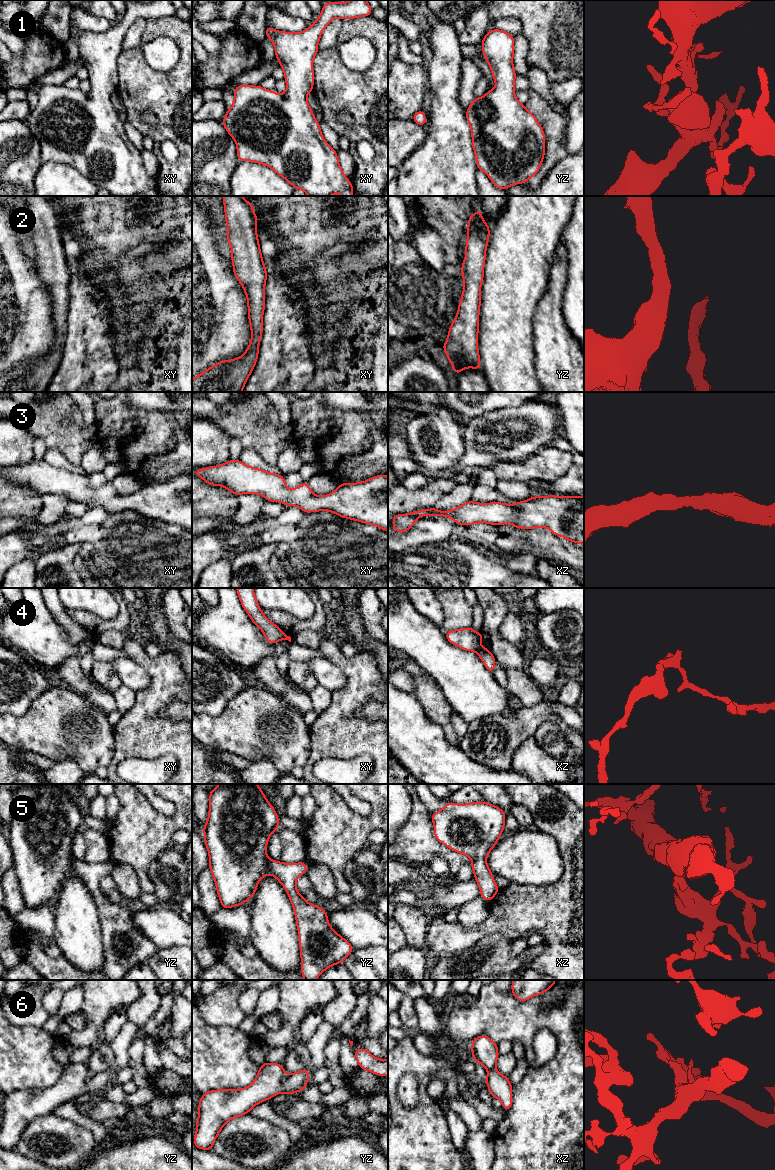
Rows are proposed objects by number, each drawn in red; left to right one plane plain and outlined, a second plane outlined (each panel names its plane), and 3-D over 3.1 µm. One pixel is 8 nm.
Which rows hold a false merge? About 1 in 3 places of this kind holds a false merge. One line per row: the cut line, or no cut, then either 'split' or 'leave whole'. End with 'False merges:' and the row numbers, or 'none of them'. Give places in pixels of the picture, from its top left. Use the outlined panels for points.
1: no cut | leave whole
2: no cut | leave whole
3: no cut | leave whole
4: xz (480, 647), (476, 652) | split
5: no cut | leave whole
6: no cut | leave whole
False merges: 4

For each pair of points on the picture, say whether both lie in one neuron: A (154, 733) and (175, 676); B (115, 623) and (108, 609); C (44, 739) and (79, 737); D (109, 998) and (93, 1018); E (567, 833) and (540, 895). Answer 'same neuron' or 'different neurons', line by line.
A: same neuron
B: different neurons
C: same neuron
D: same neuron
E: same neuron

